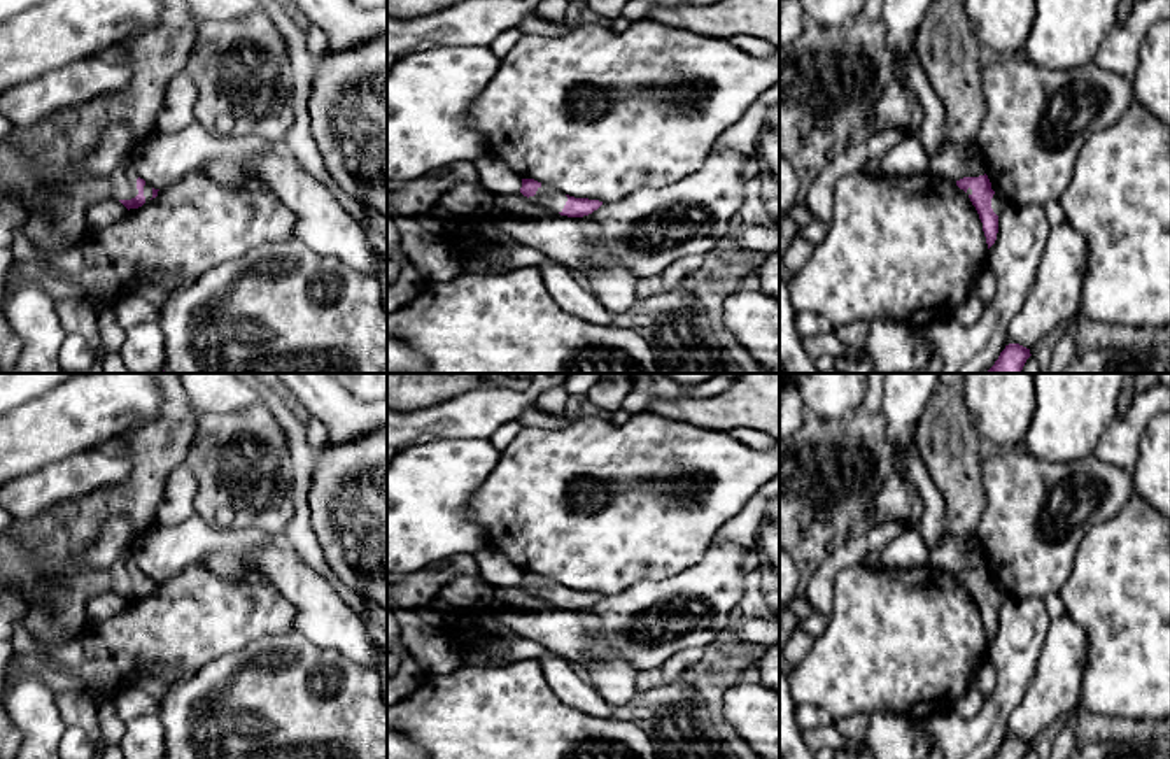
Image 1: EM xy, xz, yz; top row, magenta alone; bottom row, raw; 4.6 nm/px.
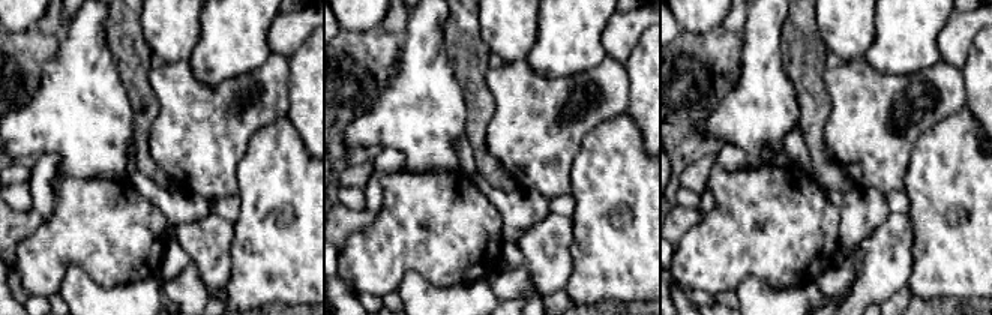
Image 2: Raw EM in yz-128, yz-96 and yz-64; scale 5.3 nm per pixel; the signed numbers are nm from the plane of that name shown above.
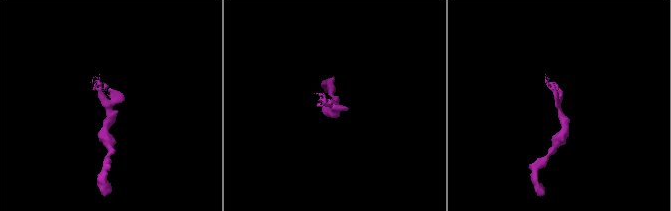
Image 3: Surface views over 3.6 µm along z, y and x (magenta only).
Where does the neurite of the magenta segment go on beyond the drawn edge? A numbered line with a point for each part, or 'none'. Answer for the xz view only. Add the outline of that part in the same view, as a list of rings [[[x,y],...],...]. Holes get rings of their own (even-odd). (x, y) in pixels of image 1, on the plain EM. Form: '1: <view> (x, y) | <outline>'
1: xz (547, 589) | [[[541,577],[538,580],[536,587],[529,589],[529,592],[534,592],[536,596],[546,599],[550,605],[559,606],[559,605],[562,605],[566,594],[567,594],[567,589],[564,585],[552,582],[546,577]]]

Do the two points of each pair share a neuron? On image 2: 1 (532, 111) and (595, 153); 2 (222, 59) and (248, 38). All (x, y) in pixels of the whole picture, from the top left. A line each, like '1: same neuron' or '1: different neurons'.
1: different neurons
2: same neuron

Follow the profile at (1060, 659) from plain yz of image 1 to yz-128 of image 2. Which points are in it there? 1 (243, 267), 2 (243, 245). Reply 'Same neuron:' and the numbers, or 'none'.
Same neuron: none

